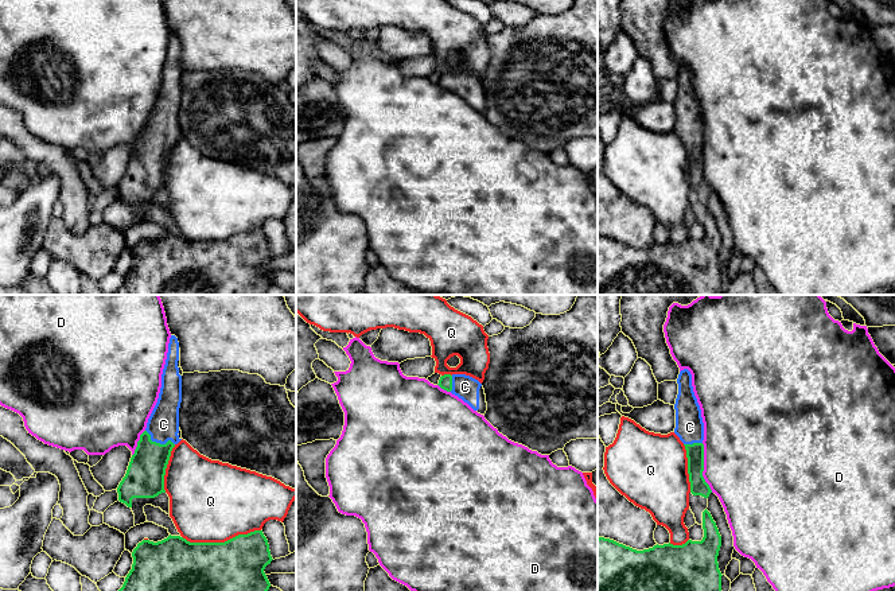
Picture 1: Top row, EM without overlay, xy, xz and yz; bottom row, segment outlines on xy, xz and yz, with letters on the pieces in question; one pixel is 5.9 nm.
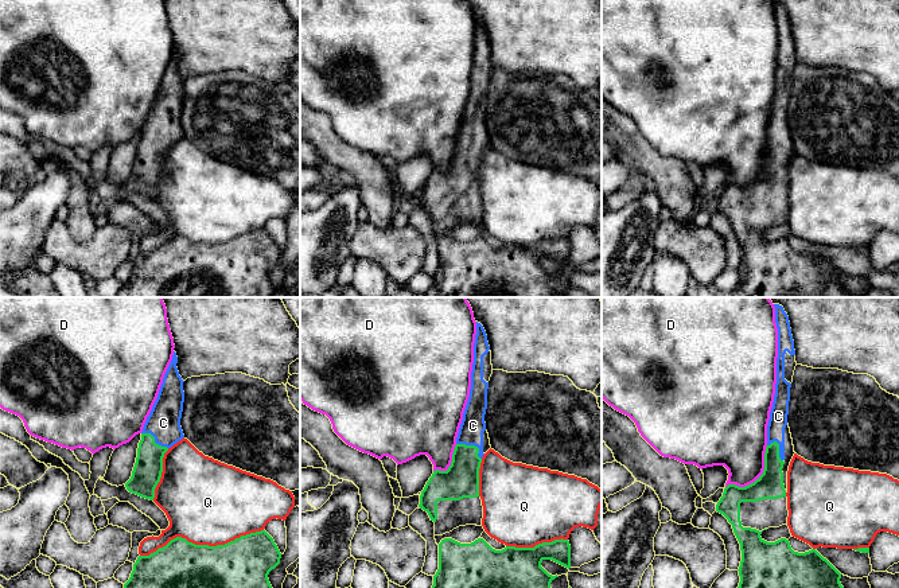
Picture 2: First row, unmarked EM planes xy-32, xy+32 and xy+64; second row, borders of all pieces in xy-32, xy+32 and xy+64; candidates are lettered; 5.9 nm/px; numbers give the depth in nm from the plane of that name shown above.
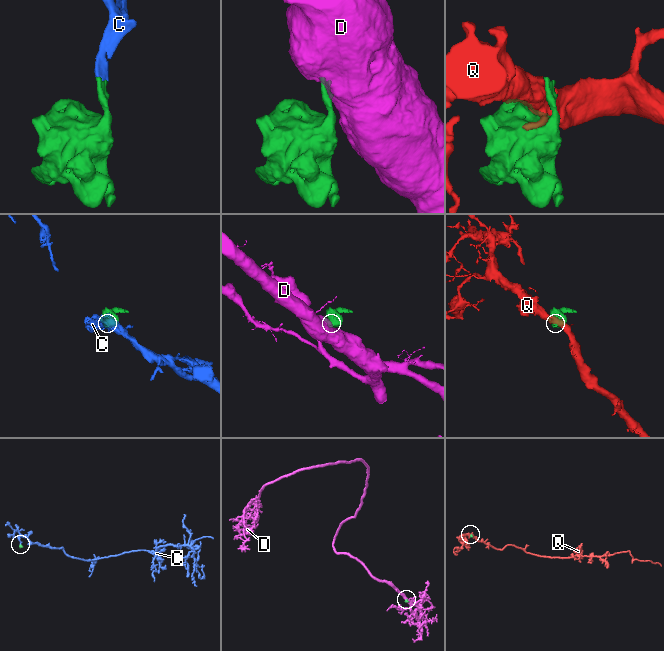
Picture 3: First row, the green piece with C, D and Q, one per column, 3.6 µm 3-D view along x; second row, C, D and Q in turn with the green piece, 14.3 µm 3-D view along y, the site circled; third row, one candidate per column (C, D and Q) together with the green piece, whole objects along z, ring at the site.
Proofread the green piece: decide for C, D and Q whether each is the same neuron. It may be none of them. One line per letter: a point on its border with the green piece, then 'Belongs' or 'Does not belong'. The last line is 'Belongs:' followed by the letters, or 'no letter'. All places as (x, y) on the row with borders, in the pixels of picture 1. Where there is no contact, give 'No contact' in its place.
C: Touches green at xy (158, 443). Belongs
D: Touches green at yz (703, 467). Does not belong
Q: Touches green at xy (221, 543). Does not belong
Belongs: C

